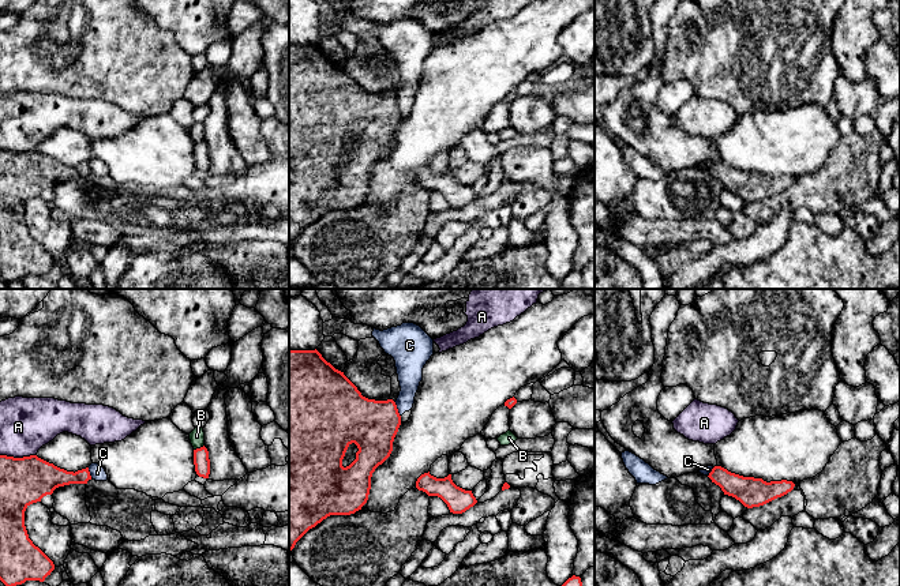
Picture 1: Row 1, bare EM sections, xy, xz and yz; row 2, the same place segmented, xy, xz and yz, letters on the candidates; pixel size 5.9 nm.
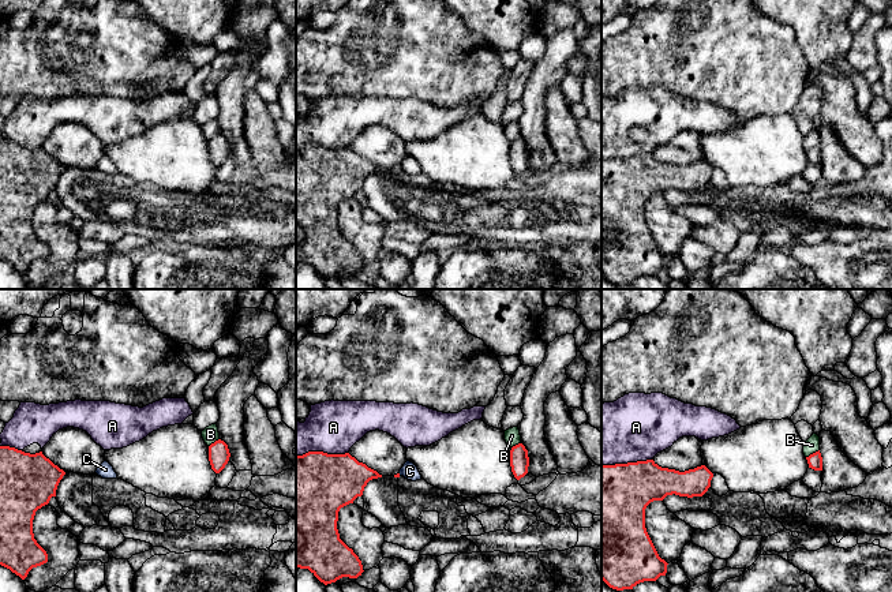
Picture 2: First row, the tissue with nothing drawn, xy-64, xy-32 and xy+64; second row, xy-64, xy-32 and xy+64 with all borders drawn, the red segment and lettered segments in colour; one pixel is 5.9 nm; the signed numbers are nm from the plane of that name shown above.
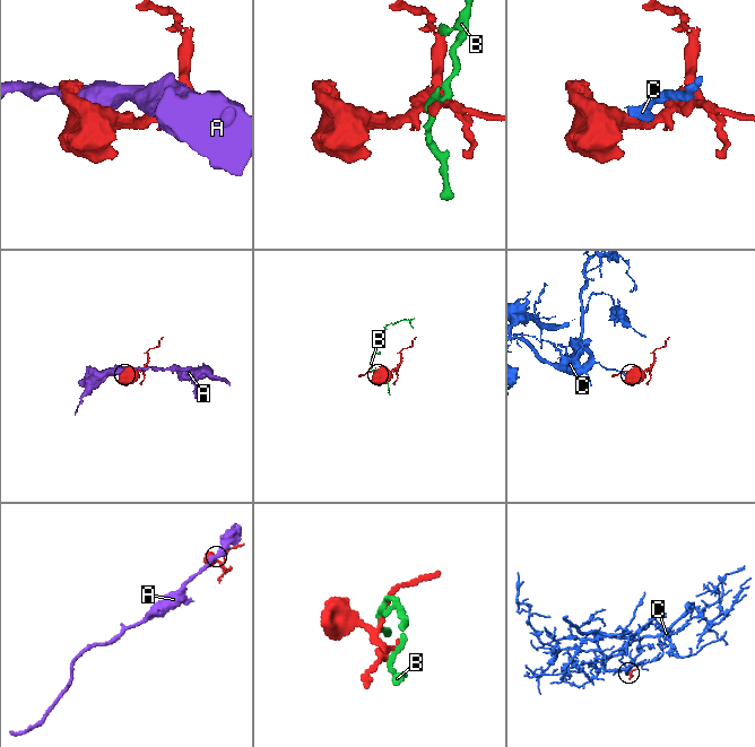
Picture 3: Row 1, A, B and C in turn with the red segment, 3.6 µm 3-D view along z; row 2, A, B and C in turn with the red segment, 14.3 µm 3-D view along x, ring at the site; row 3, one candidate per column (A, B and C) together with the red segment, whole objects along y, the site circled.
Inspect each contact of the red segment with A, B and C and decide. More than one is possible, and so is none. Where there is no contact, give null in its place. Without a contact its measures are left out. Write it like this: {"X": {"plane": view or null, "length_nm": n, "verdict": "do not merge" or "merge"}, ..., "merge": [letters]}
{"A": {"plane": "xy", "length_nm": 220, "verdict": "do not merge"}, "B": {"plane": "xy", "length_nm": 70, "verdict": "do not merge"}, "C": {"plane": "xz", "length_nm": 90, "verdict": "do not merge"}, "merge": []}

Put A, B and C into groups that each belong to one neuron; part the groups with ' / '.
A / B / C

